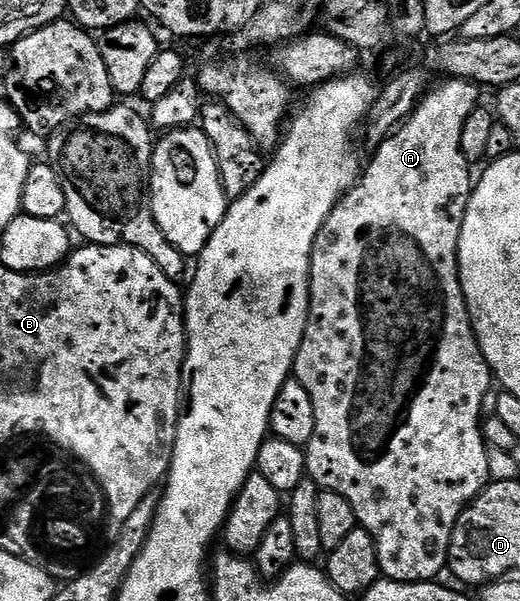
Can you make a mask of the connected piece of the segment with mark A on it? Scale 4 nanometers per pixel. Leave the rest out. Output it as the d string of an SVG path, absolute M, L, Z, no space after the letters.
M462 78L444 80L441 86L434 86L421 97L416 109L383 142L375 147L376 155L369 162L367 159L359 182L341 197L340 201L336 203L336 207L330 212L330 216L326 216L326 220L322 224L322 228L312 245L310 276L308 277L308 319L306 320L304 335L302 336L302 344L298 348L296 359L292 365L292 374L300 381L302 388L306 388L306 392L310 392L310 400L314 403L314 436L309 440L304 455L308 465L307 477L311 478L321 490L333 490L338 492L338 496L346 496L346 500L350 500L359 529L370 532L370 536L374 540L376 551L378 552L378 564L380 565L381 575L389 582L430 582L439 579L441 577L439 574L445 573L448 565L448 549L450 548L450 540L452 539L452 533L456 527L458 516L466 506L470 505L480 495L490 481L488 477L489 447L486 445L482 433L482 415L484 414L484 401L493 389L494 379L492 377L492 369L488 367L487 360L482 356L482 348L478 344L476 333L472 330L472 318L468 314L468 305L464 299L462 284L460 283L460 257L458 256L462 220L466 216L466 208L468 207L468 201L472 195L474 185L473 167L468 163L466 156L462 152L462 127L466 124L466 116L470 116L470 112L474 112L481 105L480 93L482 93L482 90L477 83L466 82Z

